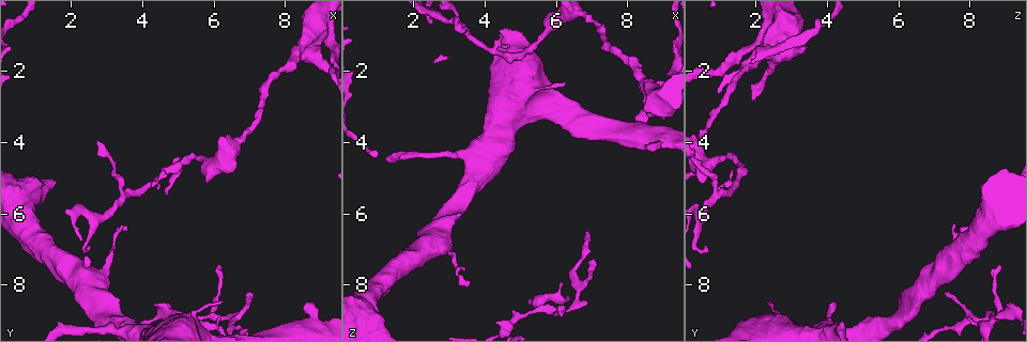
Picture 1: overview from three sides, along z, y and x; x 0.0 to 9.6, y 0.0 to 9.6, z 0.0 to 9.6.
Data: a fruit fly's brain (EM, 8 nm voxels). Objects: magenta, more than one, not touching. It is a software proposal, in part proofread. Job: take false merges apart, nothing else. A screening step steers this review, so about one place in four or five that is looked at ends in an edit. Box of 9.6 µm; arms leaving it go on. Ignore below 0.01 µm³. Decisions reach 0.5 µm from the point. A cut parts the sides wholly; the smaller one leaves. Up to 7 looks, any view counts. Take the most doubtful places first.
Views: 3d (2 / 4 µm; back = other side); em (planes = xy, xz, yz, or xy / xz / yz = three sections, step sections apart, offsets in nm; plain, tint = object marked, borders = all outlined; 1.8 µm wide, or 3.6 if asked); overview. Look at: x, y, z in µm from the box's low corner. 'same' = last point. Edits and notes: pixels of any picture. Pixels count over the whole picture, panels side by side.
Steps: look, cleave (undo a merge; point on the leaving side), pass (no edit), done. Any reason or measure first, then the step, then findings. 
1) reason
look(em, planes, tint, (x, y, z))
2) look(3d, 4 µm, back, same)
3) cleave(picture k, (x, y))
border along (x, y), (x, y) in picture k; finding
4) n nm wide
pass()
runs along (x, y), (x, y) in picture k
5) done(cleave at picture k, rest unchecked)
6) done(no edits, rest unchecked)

sharp bend
look(3d, 4 µm, (5.55, 9.10, 8.45))

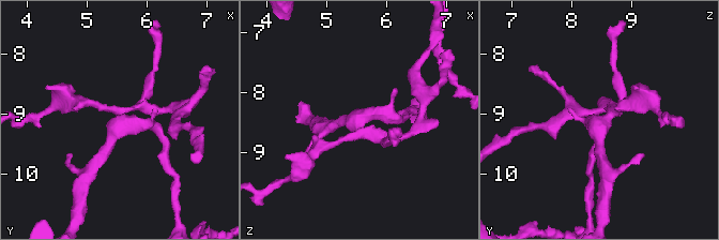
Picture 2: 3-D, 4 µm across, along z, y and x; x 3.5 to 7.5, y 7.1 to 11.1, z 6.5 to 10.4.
look(em, 3.6 µm, planes, plain, (5.60, 9.15, 8.40))

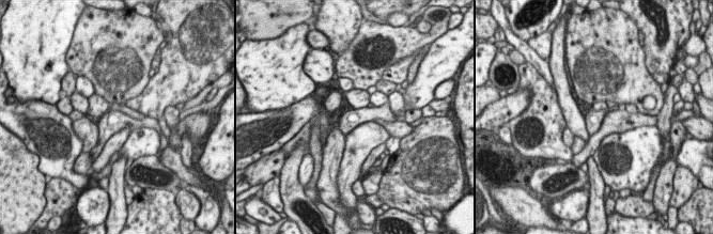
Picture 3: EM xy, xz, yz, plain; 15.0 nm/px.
where the object lies
look(em, 3.6 µm, planes, tint, same)

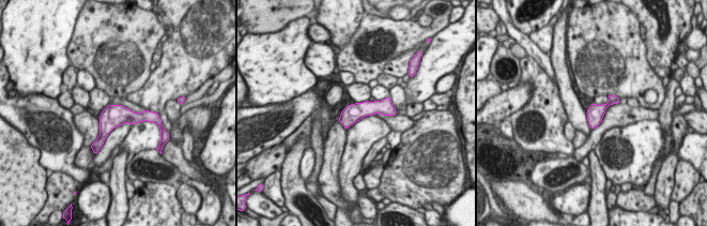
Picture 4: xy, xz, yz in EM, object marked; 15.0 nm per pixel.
cleave(picture 4, (601, 109))
border along (618, 99), (610, 102) in picture 4; a second neuron is stuck on

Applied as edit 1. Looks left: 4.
three-way junction
look(em, xy, step 4, tint, (3.55, 5.50, 0.85))

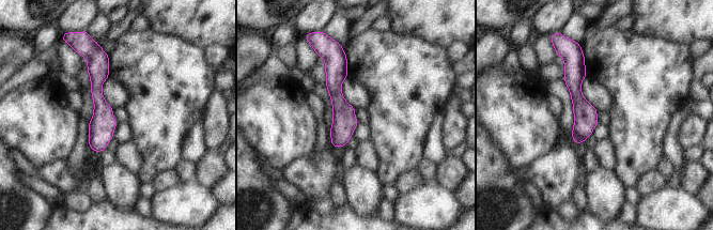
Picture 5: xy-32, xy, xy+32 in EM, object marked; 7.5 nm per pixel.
another direction
look(em, planes, tint, same)

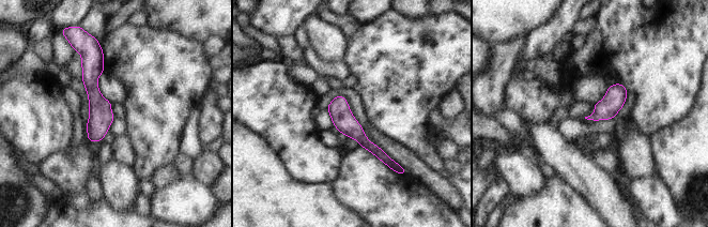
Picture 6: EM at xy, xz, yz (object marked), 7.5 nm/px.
160 nm wide
pass()
runs along (96, 49), (96, 132), (91, 138) in picture 6; continuous, no second neuron

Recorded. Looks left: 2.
thick turns thin
look(em, 3.6 µm, xz, step 16, tint, (5.40, 8.95, 2.50))

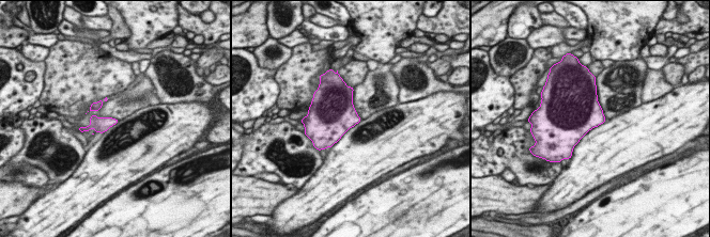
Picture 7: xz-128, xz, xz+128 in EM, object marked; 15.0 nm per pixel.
pass()
continuous, no second neuron

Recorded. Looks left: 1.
done(cleave at picture 4, rest unchecked)

